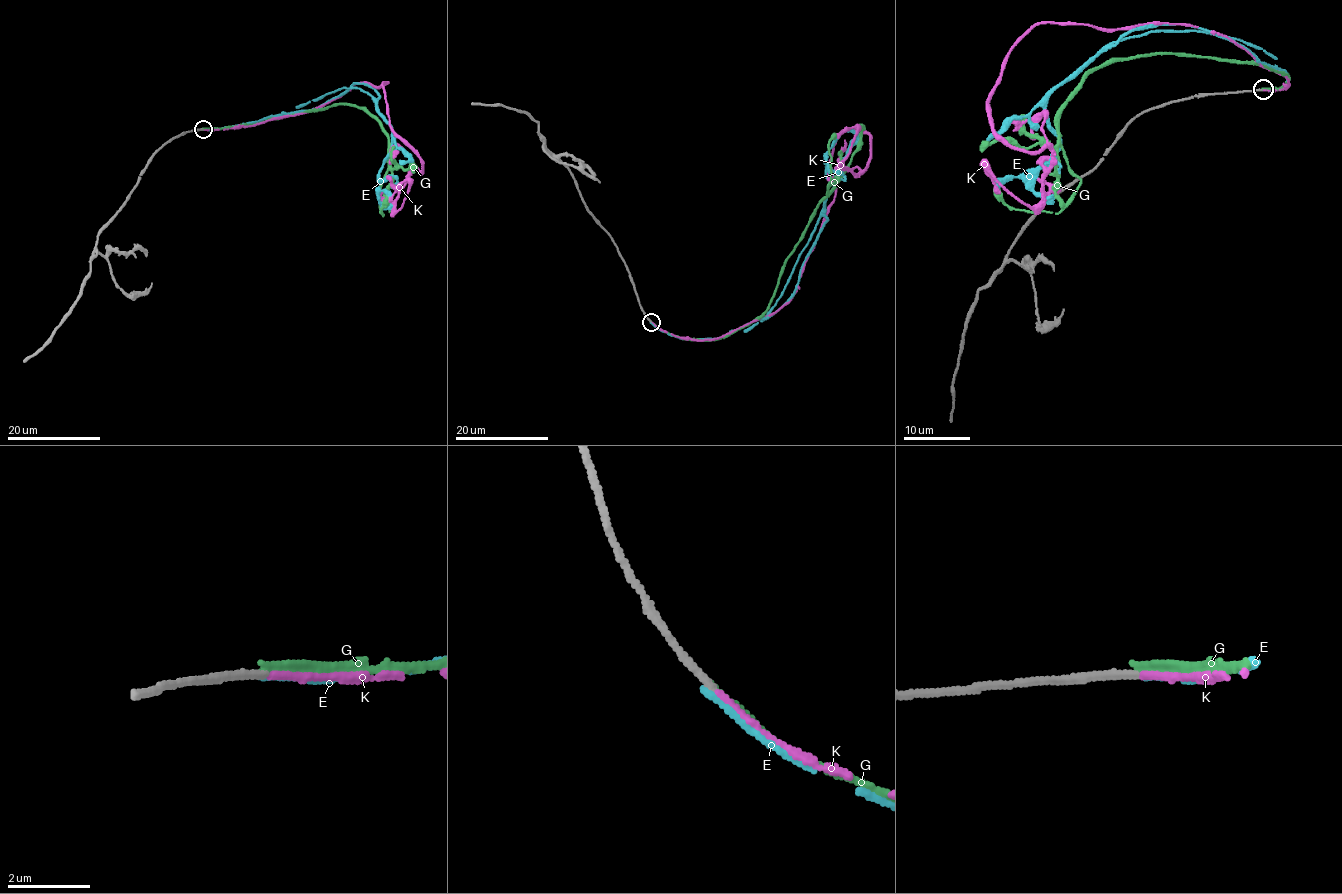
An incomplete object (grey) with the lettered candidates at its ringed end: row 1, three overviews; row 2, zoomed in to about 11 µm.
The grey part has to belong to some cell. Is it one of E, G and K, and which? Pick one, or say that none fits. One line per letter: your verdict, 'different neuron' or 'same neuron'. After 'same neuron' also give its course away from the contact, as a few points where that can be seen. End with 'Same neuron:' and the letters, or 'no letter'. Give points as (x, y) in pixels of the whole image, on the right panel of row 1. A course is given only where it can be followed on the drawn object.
E: different neuron
G: different neuron
K: same neuron | via (1263, 89), (1288, 81), (1198, 26), (1038, 23), (988, 117), (1051, 167), (1029, 207), (985, 162), (998, 193)
Same neuron: K

